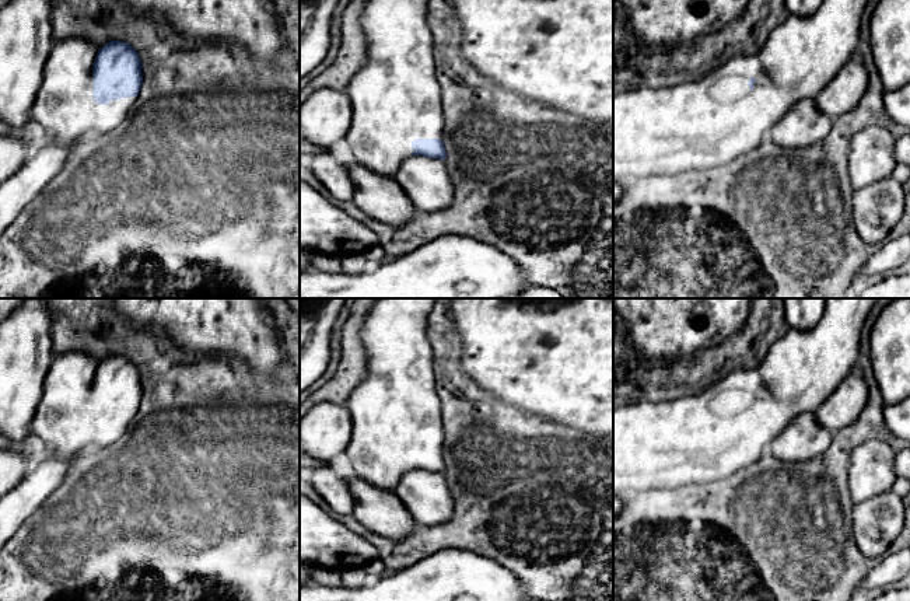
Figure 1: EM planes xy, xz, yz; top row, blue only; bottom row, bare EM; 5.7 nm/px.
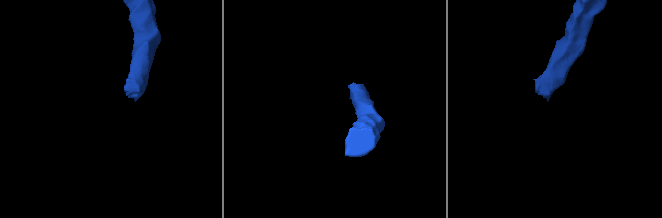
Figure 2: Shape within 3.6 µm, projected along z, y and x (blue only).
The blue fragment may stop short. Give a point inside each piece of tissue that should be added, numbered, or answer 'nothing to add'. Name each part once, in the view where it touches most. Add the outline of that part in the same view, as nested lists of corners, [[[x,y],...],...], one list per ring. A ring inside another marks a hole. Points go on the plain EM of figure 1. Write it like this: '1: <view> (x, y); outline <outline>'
1: xy (63, 420); outline [[[78,350],[66,352],[52,360],[32,420],[32,433],[56,455],[76,458],[87,451],[102,450],[129,431],[137,410],[111,413],[108,419],[92,415],[92,377],[98,364],[88,353]]]

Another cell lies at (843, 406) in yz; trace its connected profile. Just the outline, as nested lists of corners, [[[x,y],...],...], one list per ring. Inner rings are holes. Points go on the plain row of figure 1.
[[[855,364],[832,395],[815,410],[816,422],[833,434],[853,424],[868,401],[868,387]]]

